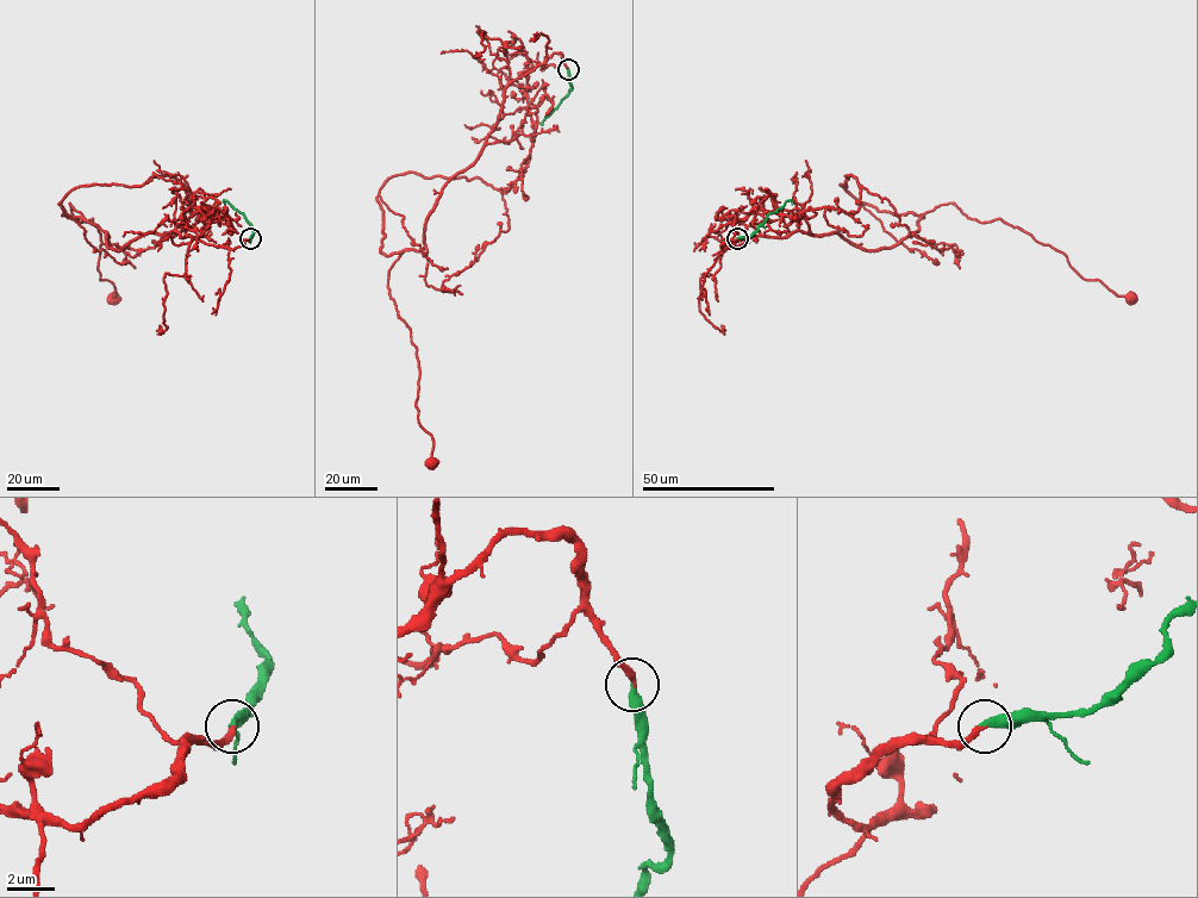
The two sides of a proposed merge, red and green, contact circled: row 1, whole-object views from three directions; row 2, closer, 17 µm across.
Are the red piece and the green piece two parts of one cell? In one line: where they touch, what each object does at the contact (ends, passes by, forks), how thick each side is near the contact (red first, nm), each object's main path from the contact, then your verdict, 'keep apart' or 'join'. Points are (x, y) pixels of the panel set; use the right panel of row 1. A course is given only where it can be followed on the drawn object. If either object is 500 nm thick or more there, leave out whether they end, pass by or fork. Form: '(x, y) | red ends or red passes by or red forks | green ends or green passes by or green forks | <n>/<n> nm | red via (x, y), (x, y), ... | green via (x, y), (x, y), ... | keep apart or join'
(737, 238) | red ends | green ends | 280/360 nm | red via (737, 238), (721, 247), (802, 231), (880, 249), (954, 203), (981, 223), (1018, 228), (1130, 299) | green via (737, 238), (750, 236), (769, 213), (786, 201), (791, 200), (792, 204) | join

